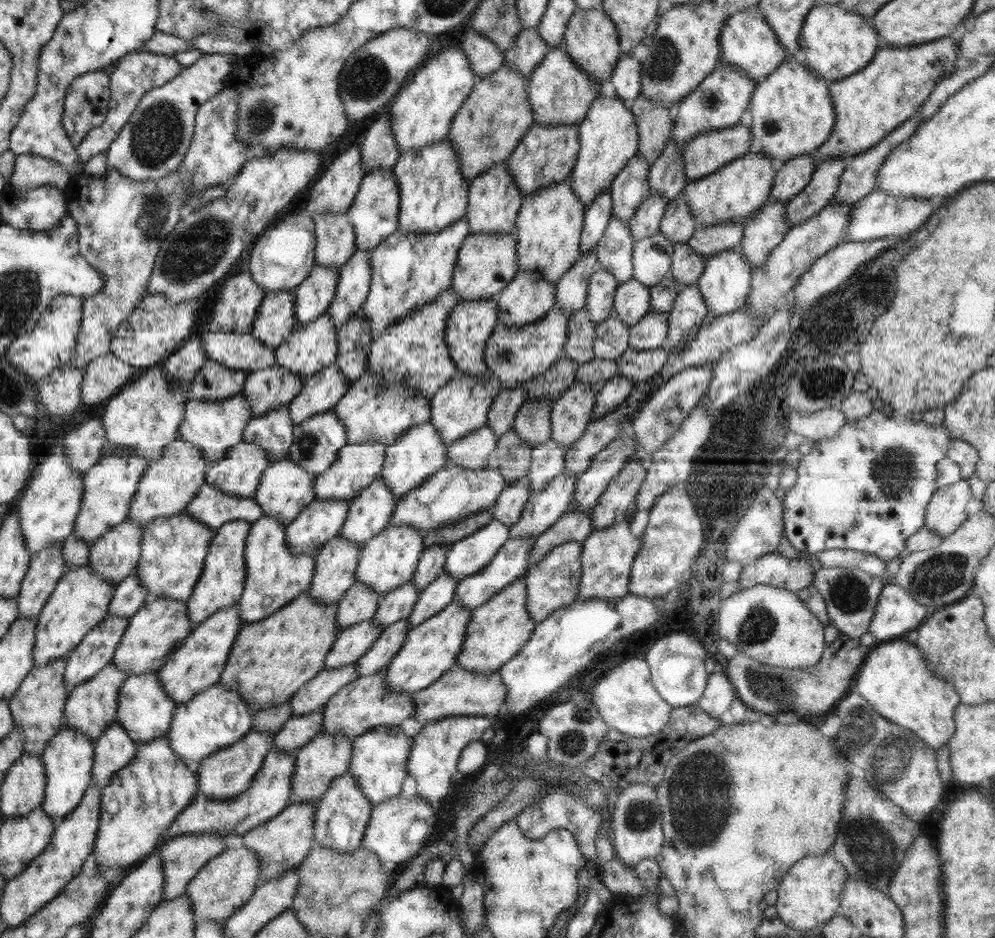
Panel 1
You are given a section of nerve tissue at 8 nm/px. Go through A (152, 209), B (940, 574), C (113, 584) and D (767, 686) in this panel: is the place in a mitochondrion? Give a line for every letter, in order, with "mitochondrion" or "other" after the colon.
A: mitochondrion
B: mitochondrion
C: other
D: mitochondrion

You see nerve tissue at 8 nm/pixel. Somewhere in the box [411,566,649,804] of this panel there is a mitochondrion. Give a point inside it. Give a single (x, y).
(571, 742)

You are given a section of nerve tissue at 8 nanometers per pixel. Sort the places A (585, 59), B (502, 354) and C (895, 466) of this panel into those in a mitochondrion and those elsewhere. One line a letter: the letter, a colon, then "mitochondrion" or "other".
A: other
B: mitochondrion
C: mitochondrion

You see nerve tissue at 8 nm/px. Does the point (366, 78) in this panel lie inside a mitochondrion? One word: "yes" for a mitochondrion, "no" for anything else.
yes

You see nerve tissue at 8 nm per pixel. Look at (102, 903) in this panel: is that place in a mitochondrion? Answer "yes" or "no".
no

